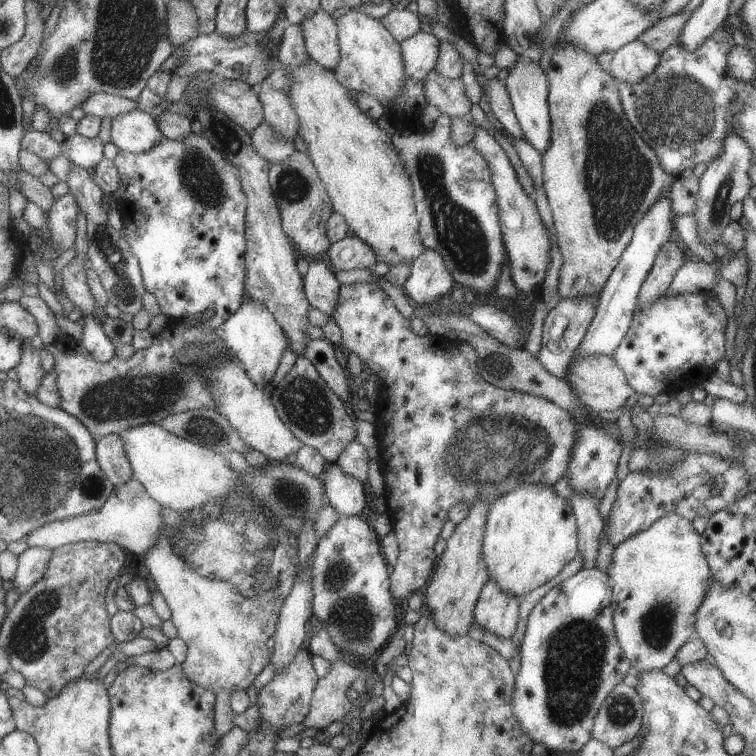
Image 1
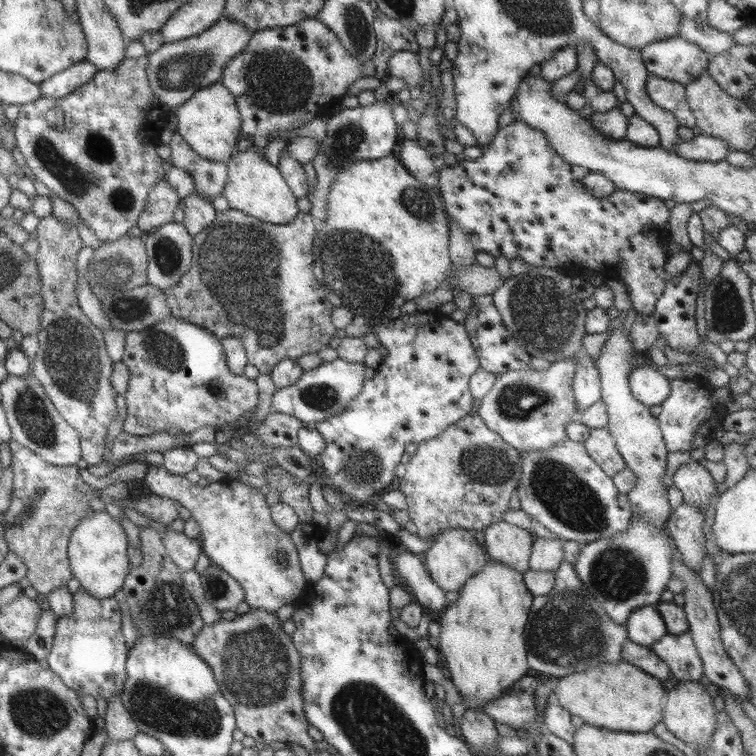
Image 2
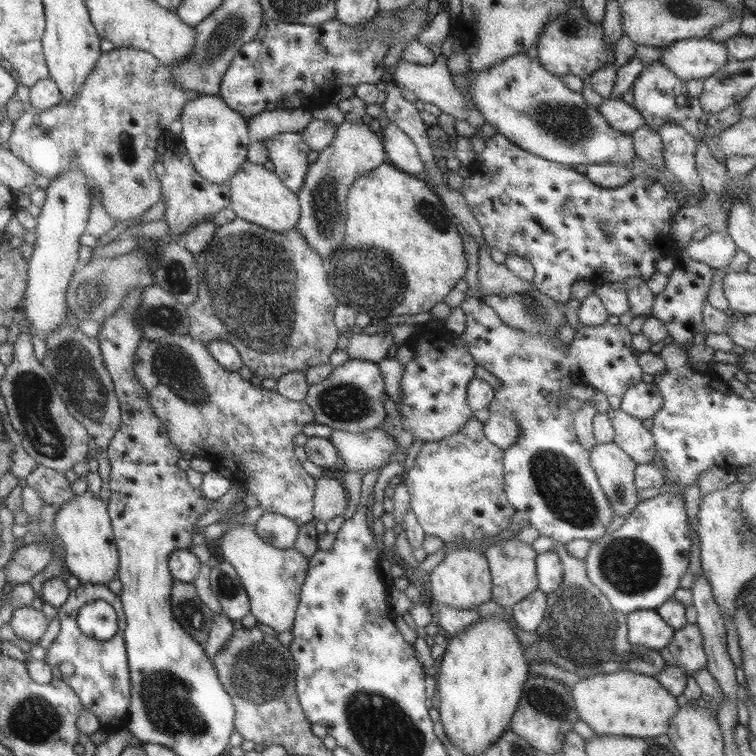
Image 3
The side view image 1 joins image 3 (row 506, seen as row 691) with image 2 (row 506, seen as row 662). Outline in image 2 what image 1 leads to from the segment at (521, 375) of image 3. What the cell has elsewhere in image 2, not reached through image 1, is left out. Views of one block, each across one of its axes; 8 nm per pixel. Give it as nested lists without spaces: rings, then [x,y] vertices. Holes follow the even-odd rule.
[[[564,440],[546,450],[519,451],[521,454],[522,478],[518,483],[518,498],[521,510],[528,517],[557,534],[564,542],[577,540],[583,544],[623,533],[631,523],[632,510],[627,494],[621,493],[602,467],[588,454],[584,443]]]

